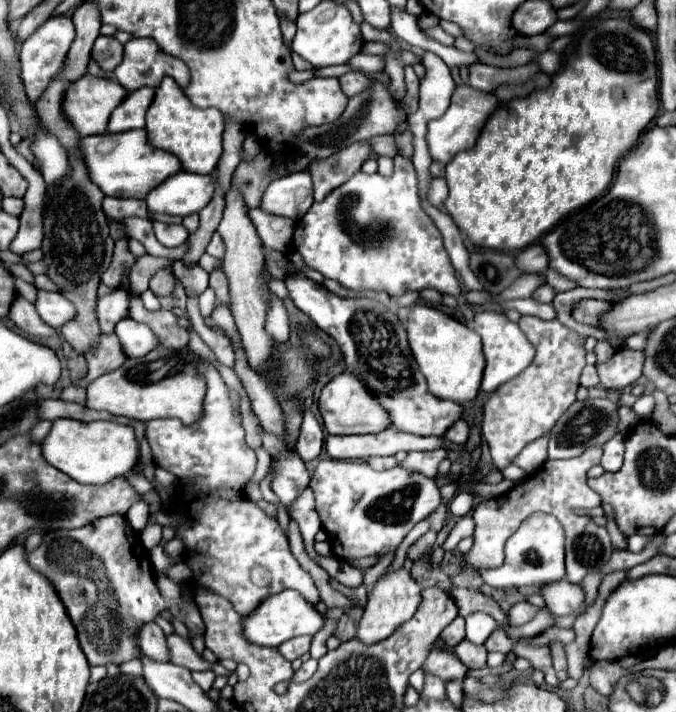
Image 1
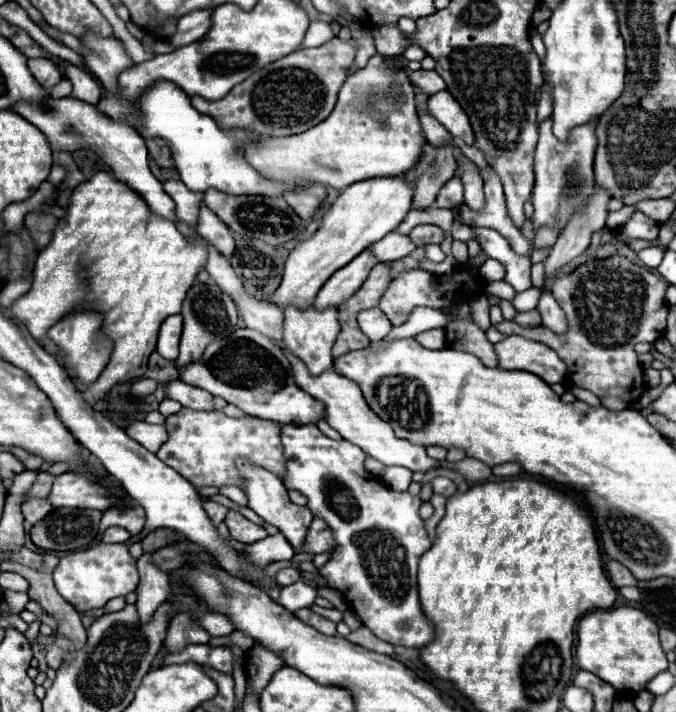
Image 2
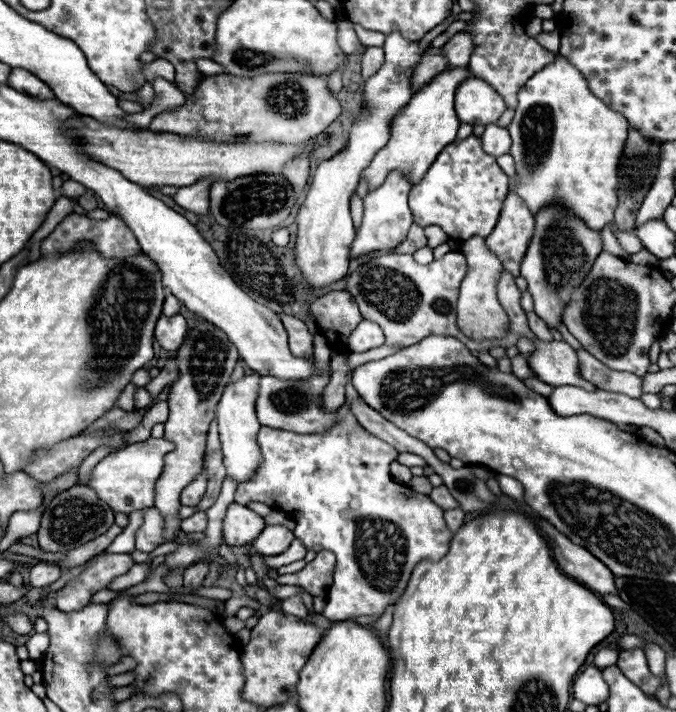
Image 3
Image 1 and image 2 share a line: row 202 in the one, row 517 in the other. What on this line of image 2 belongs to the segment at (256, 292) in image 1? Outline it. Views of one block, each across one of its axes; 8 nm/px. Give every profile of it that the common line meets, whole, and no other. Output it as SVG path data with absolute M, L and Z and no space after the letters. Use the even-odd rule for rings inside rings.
M230 510L226 514L226 526L230 530L230 538L234 538L234 540L238 540L242 544L252 544L252 542L258 542L258 540L268 536L268 532L262 526L246 520L236 510Z

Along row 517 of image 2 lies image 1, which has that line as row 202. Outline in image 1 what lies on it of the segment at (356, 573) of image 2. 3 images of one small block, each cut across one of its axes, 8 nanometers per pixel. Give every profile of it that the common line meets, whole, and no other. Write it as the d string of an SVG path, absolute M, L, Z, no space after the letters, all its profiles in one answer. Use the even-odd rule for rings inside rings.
M402 156L394 158L394 174L390 178L356 172L322 202L314 202L296 224L294 248L308 268L318 270L324 278L338 280L342 286L352 290L384 290L390 296L400 296L408 290L436 288L438 292L454 298L462 294L462 286L456 280L450 258L442 246L442 236L420 206L412 162Z

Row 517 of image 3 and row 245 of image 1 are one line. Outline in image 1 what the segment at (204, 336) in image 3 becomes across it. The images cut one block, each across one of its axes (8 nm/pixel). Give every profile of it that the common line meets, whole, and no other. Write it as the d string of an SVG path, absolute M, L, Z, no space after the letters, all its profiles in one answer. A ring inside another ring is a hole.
M154 222L154 234L158 238L158 242L166 248L174 248L174 246L180 246L182 242L188 240L188 232L184 226L168 226L168 224L162 224L162 222Z

